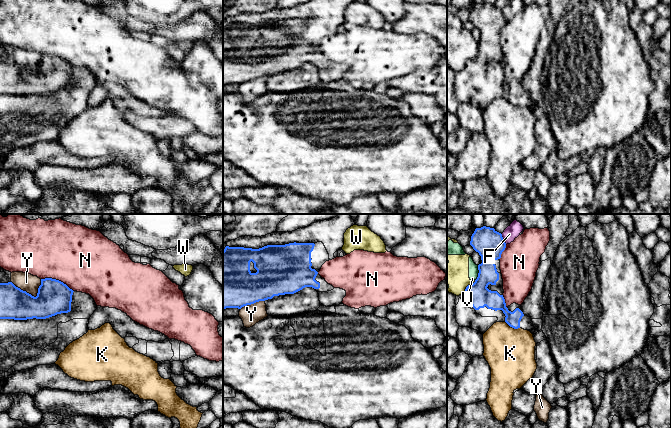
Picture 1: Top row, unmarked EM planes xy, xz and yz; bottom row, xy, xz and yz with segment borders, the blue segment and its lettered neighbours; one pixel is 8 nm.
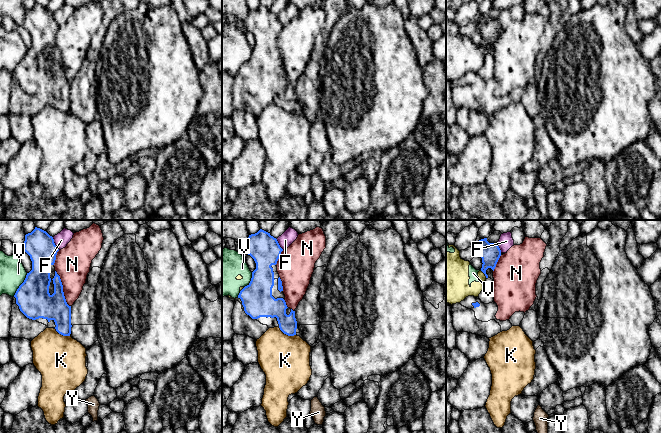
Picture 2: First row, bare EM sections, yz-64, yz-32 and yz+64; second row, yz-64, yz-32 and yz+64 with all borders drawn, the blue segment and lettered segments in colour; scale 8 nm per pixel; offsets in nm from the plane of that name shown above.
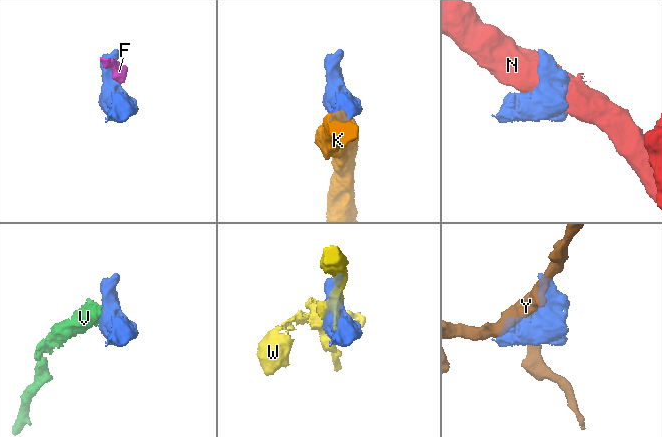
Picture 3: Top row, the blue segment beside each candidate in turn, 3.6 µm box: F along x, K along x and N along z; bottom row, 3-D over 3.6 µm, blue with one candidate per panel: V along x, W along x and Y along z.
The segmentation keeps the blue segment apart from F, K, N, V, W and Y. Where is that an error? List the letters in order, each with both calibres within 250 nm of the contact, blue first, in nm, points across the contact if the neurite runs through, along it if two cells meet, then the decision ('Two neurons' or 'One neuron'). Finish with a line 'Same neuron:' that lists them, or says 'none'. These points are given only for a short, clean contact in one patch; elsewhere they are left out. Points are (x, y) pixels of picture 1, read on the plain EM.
F: Thickness 220 nm (blue) against 110 nm. Boundary: yz (501, 10), (506, 20). Two neurons
K: Thickness 140 nm (blue) against 400 nm. Two neurons
N: Thickness 280 nm (blue) against 480 nm. Two neurons
V: Thickness 220 nm (blue) against 80 nm. Two neurons
W: Thickness 180 nm (blue) against 200 nm. Two neurons
Y: Thickness 280 nm (blue) against 140 nm. Two neurons
Same neuron: none

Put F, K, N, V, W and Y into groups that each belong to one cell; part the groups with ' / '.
F / K / N / V W / Y

